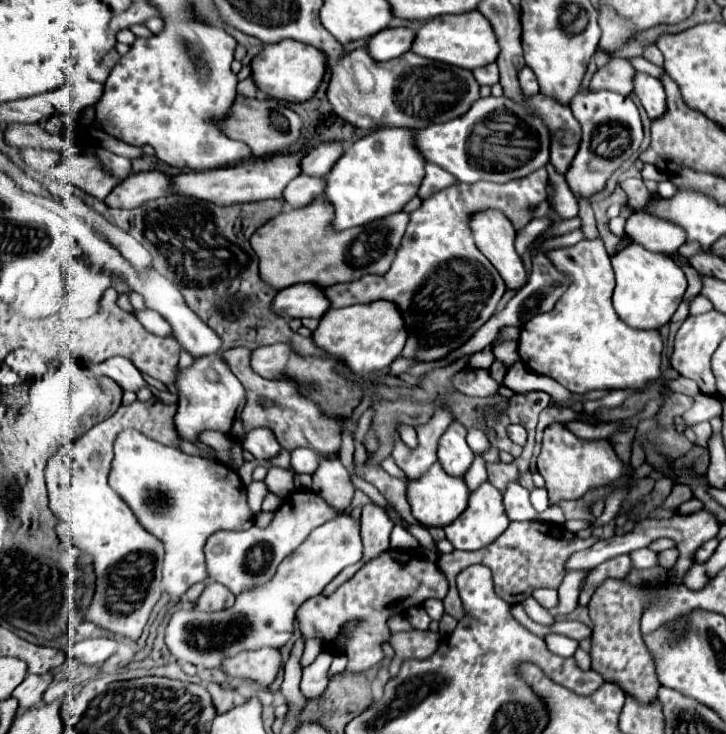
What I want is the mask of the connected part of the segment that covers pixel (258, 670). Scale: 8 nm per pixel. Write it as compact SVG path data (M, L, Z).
M256 650L256 652L244 652L236 658L228 658L224 666L220 666L228 676L240 676L250 678L260 684L272 684L278 668L280 668L280 652L278 650Z

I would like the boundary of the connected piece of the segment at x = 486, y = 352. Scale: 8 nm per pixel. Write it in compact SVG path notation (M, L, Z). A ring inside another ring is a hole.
M486 346L484 350L472 354L472 358L470 358L468 364L470 364L470 366L484 366L484 368L490 368L490 364L492 364L492 350L490 350L490 346Z

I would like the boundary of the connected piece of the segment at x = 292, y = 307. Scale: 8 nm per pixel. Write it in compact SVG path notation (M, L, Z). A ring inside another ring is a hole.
M294 284L280 290L270 310L282 318L320 318L328 310L328 302L324 302L324 294L320 294L320 286L312 284Z

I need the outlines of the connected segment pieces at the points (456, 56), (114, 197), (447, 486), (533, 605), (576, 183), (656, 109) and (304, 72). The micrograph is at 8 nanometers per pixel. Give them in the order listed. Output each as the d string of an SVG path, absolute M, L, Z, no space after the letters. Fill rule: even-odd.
M468 12L468 14L448 14L448 16L436 16L424 22L416 38L412 42L412 52L420 54L430 60L438 62L448 62L452 66L460 66L466 70L474 70L480 66L486 66L496 60L498 56L498 46L496 46L496 36L488 20L478 12Z
M148 170L130 174L126 180L120 182L108 196L106 204L110 208L140 208L148 200L156 200L160 196L170 194L168 190L168 176L160 170Z
M434 462L430 466L430 470L426 474L422 474L420 478L408 480L408 488L406 488L406 496L412 506L412 514L424 526L446 526L446 524L454 522L466 510L470 494L472 492L466 486L464 476L448 474L440 462Z
M532 596L526 598L526 600L522 602L522 606L524 606L526 614L528 614L534 622L538 622L538 624L542 624L542 626L552 626L552 624L554 624L554 618L548 614L548 610L544 610Z
M580 92L572 100L572 114L582 124L582 144L580 150L566 172L566 182L572 188L572 192L578 196L590 198L594 192L602 190L606 180L612 176L616 168L622 166L622 162L632 156L640 144L642 144L642 122L636 104L622 94L616 92Z
M646 72L634 74L634 94L640 98L644 110L650 118L658 118L666 110L666 94L662 84Z
M282 40L276 44L266 44L258 56L252 60L252 80L260 92L270 98L286 100L286 102L304 102L314 96L324 70L326 70L326 56L318 48L296 40Z

